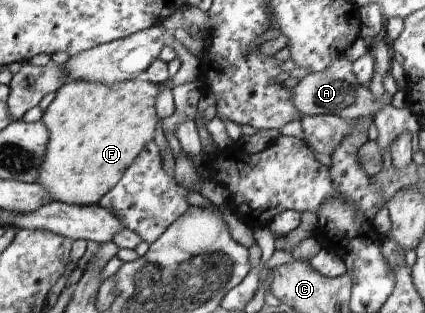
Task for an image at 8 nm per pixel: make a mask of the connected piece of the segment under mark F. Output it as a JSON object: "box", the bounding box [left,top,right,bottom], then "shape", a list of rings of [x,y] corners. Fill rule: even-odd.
{"box":[37,31,202,205],"shape":[[[166,31],[164,44],[174,49],[181,63],[177,73],[164,83],[150,83],[140,77],[110,84],[74,79],[64,82],[55,92],[41,117],[51,133],[51,143],[37,182],[50,191],[52,202],[96,205],[121,182],[135,159],[150,144],[150,139],[154,139],[158,123],[154,99],[160,91],[197,80],[202,69],[201,59],[176,40],[171,31]]]}

